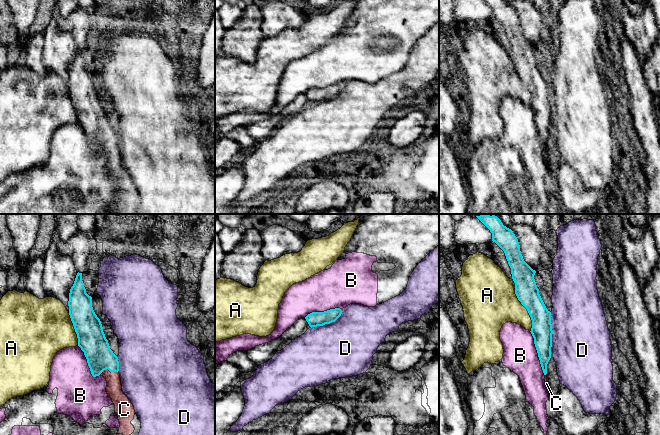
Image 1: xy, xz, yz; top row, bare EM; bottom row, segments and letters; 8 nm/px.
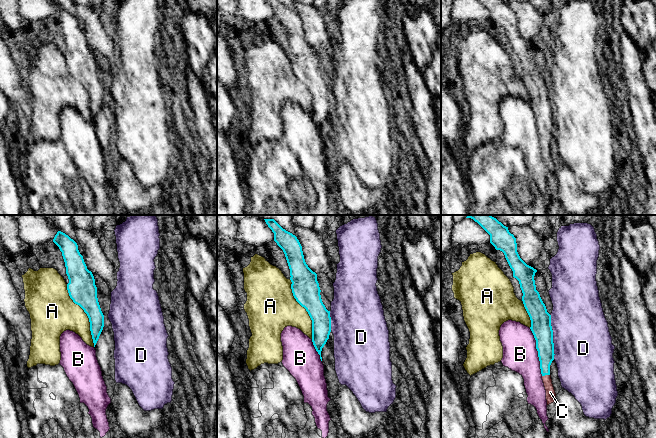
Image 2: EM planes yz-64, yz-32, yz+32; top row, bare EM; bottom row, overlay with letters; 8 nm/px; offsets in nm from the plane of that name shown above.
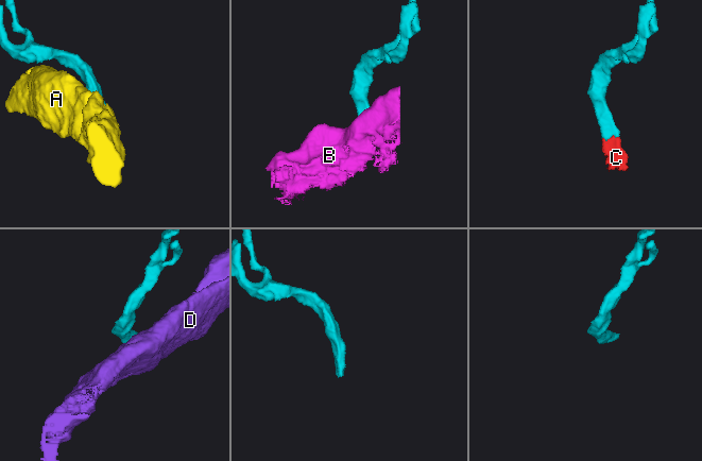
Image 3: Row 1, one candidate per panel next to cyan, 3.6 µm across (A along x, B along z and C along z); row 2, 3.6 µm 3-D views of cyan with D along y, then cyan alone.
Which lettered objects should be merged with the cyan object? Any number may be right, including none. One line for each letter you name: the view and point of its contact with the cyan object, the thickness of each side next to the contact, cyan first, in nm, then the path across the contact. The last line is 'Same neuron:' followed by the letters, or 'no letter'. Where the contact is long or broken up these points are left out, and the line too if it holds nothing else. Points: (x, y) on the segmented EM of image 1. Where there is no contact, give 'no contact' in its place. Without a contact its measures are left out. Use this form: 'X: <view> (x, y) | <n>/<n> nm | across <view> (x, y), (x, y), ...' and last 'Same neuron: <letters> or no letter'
C: xy (110, 371) | 220/130 nm | across xy (95, 346), (110, 371), (114, 388)
Same neuron: C

